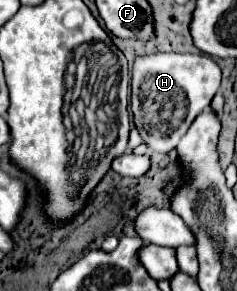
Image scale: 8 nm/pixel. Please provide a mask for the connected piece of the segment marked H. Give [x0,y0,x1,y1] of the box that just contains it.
[130,54,220,154]

